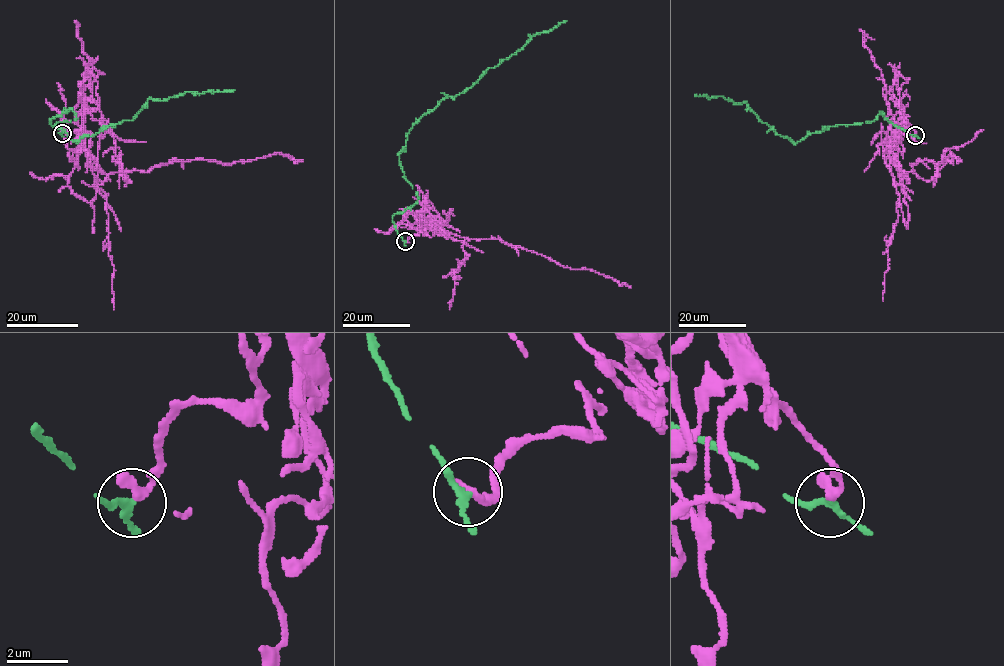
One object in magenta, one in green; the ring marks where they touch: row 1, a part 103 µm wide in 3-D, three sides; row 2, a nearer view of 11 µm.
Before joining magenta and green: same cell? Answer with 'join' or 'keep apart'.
keep apart

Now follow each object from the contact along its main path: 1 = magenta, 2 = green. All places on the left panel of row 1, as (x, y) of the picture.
1: (62, 133), (80, 114), (88, 165), (88, 155), (106, 174), (276, 153), (303, 160)
2: (62, 133), (50, 120), (65, 109), (76, 119), (56, 124), (76, 142), (132, 120), (149, 98), (235, 89)

